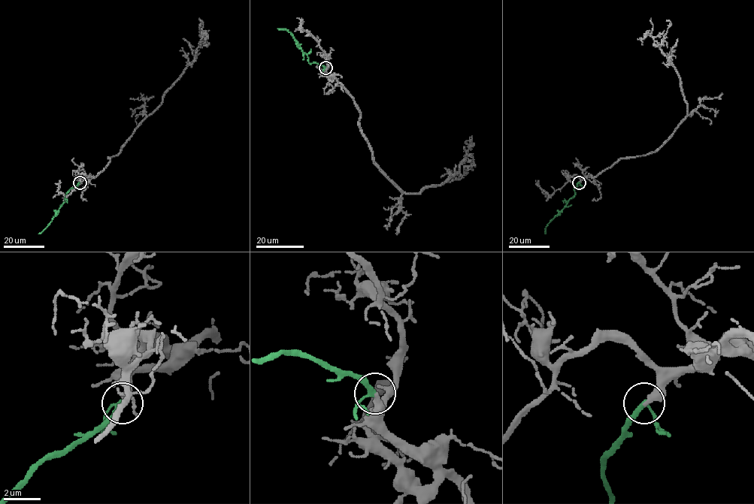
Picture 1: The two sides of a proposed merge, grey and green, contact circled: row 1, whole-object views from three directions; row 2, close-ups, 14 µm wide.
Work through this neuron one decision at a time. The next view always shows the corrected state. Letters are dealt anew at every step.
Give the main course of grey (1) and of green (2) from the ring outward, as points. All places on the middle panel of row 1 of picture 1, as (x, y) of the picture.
1: (325, 68), (352, 97), (373, 160), (404, 192), (439, 185), (470, 155), (467, 174), (464, 169)
2: (325, 68), (315, 63), (310, 63), (307, 56), (293, 36), (286, 29), (277, 28)

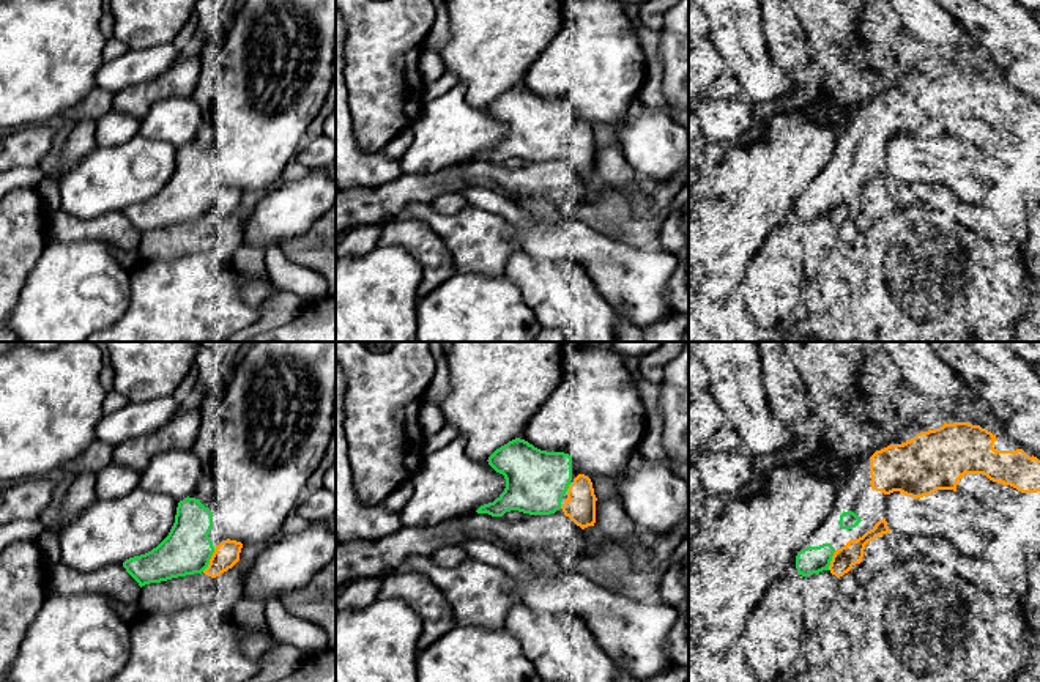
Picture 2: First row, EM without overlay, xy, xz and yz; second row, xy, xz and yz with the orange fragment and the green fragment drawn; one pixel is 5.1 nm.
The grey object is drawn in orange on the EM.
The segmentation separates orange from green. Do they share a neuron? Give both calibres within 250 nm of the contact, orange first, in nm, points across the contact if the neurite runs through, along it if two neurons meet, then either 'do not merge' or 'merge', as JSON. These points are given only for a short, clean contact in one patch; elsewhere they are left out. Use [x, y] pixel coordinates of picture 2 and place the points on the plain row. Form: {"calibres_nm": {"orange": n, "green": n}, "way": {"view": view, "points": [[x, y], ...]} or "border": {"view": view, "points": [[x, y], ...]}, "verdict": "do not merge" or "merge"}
{"calibres_nm": {"orange": 130, "green": 240}, "verdict": "merge"}

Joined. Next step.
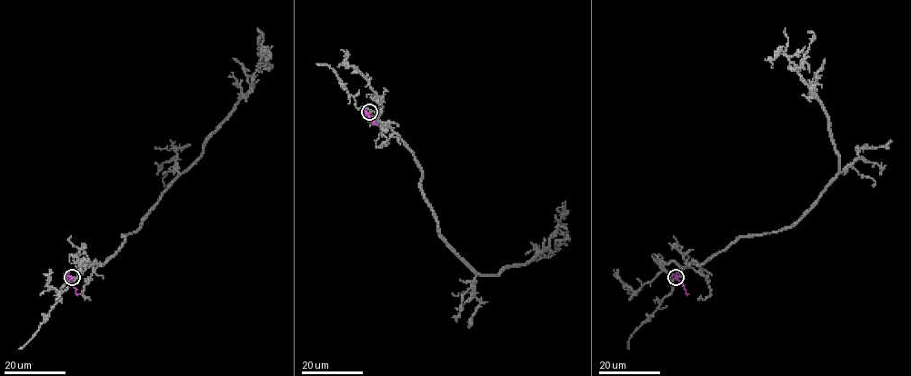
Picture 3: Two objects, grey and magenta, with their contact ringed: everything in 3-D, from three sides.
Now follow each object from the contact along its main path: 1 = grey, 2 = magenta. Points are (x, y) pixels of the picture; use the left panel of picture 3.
1: (72, 277), (94, 262), (101, 265), (123, 236), (140, 227), (251, 88), (257, 64), (269, 70), (257, 31)
2: (72, 277), (75, 291), (80, 294)

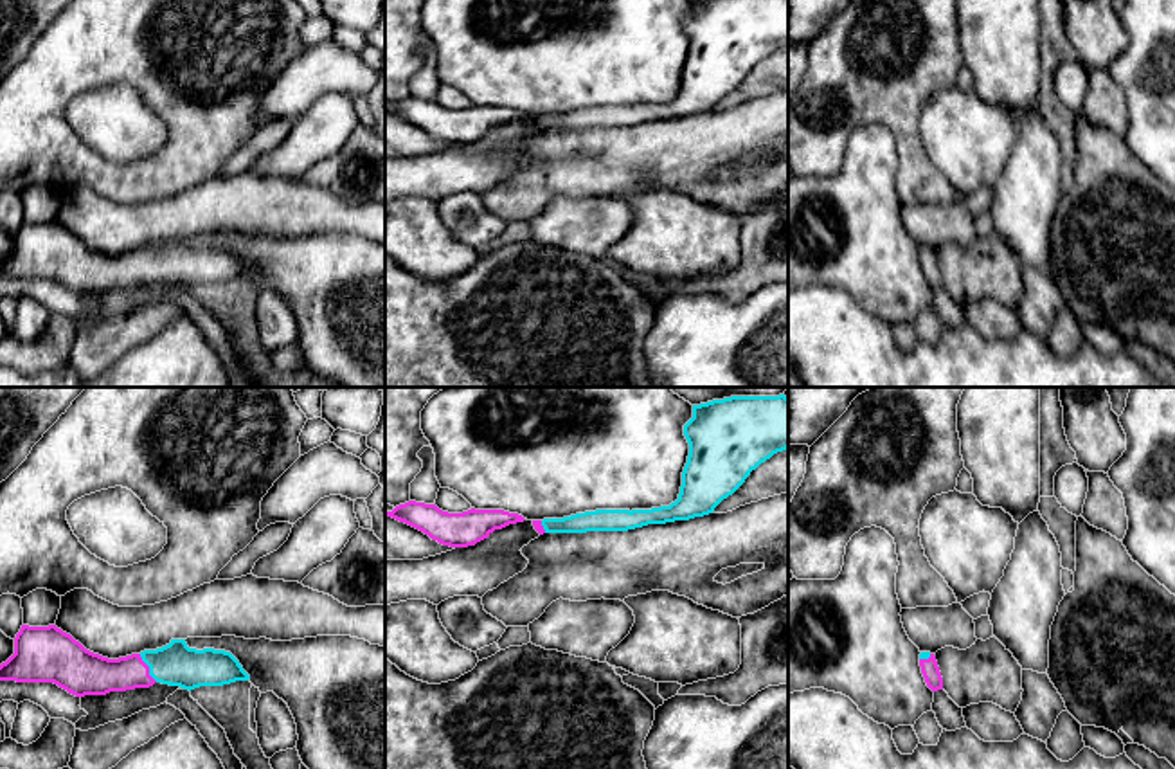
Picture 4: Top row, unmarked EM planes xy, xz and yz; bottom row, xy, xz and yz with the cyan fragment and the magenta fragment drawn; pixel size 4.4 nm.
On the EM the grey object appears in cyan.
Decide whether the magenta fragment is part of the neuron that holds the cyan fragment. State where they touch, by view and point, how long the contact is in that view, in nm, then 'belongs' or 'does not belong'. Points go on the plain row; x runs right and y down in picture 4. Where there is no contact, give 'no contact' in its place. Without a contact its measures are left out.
contact xy (150, 265); length 150 nm; belongs

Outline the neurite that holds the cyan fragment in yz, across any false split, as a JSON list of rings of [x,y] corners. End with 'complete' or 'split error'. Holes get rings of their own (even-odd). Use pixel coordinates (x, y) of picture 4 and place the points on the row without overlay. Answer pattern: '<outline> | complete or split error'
[[[921,249],[919,250],[919,263],[921,270],[925,274],[927,283],[932,288],[943,286],[943,274],[936,258],[936,252],[930,249]]] | split error

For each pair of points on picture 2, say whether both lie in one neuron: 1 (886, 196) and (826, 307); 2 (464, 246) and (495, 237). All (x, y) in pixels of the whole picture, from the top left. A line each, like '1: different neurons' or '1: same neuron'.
1: different neurons
2: same neuron

